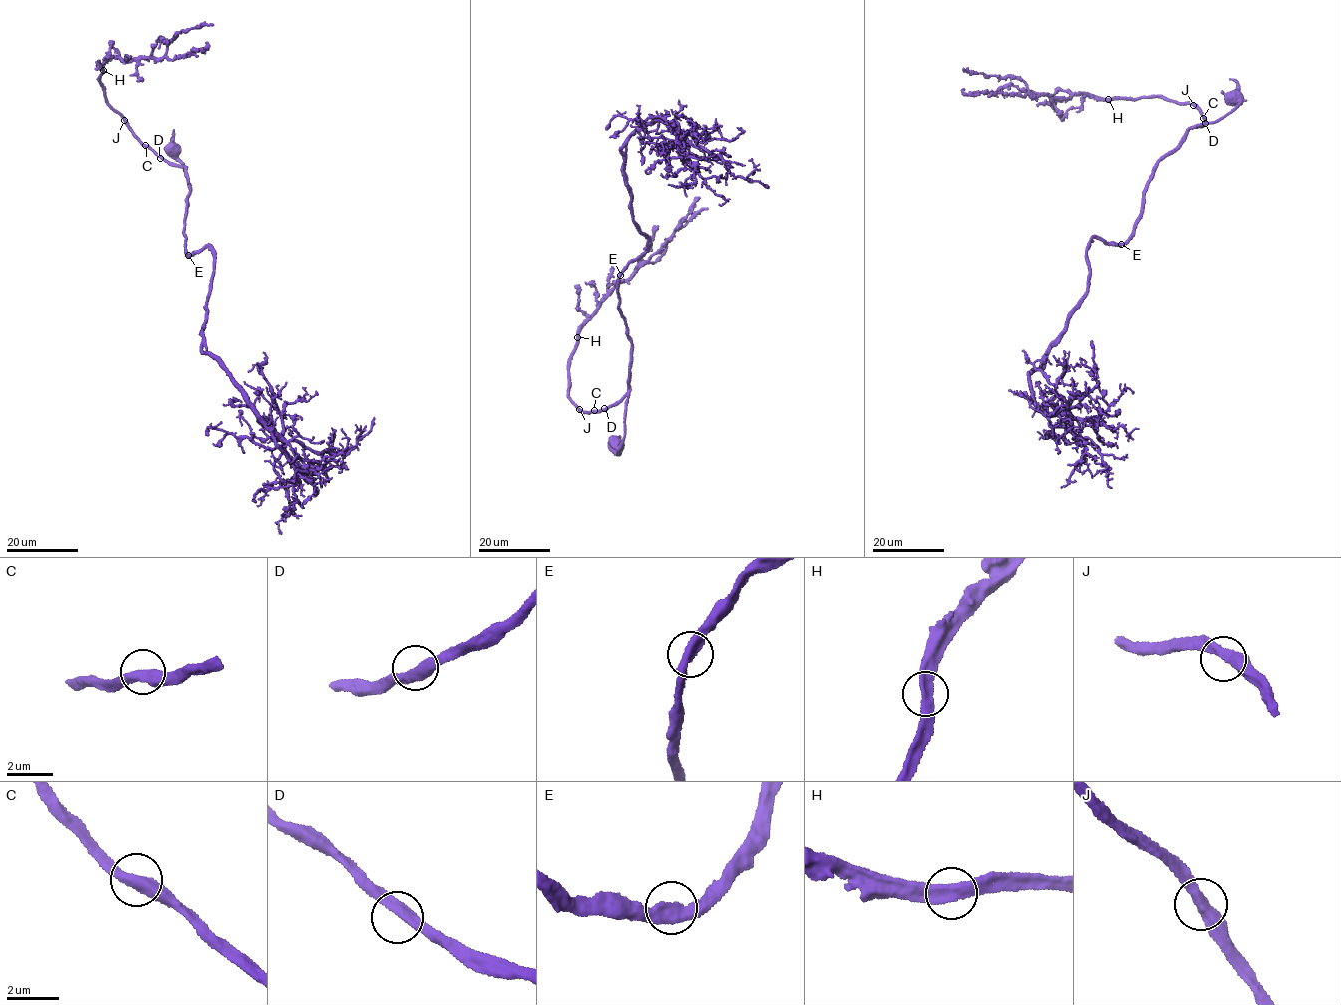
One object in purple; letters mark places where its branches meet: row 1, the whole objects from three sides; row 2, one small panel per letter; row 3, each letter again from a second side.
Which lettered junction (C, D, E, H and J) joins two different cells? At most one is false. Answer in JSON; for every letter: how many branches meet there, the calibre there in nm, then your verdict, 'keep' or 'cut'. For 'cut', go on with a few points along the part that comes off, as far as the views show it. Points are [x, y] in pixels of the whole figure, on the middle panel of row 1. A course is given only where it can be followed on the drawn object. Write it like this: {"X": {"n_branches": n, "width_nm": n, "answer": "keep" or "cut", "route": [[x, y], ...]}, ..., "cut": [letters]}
{"C": {"n_branches": 2, "width_nm": 440, "answer": "keep"}, "D": {"n_branches": 2, "width_nm": 400, "answer": "keep"}, "E": {"n_branches": 2, "width_nm": 440, "answer": "keep"}, "H": {"n_branches": 2, "width_nm": 440, "answer": "keep"}, "J": {"n_branches": 2, "width_nm": 400, "answer": "keep"}, "cut": []}

